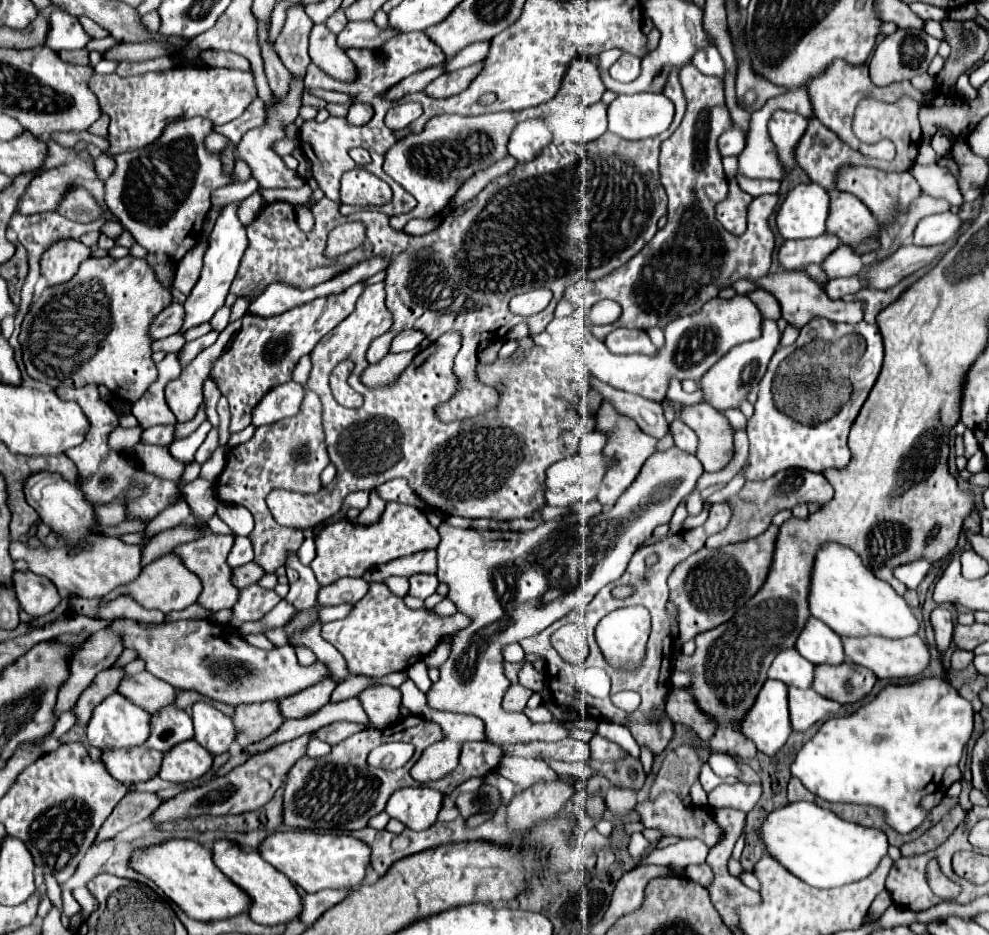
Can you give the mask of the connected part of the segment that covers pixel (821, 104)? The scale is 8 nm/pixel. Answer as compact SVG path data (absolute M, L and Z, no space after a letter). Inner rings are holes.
M832 61L830 67L820 73L818 77L810 79L804 83L804 89L810 93L810 101L814 105L814 111L816 111L816 117L830 129L834 131L844 143L848 143L852 149L868 155L868 157L878 157L878 159L894 159L894 145L892 141L880 141L878 145L866 145L862 143L854 133L852 133L852 115L854 115L854 109L856 105L860 103L860 99L864 97L874 97L878 101L888 101L888 103L894 103L898 101L902 95L910 95L914 97L916 101L920 103L930 103L932 99L932 93L926 93L926 91L918 91L914 89L908 81L902 81L902 83L892 83L892 85L886 85L886 87L876 87L872 81L870 81L870 75L868 75L868 69L866 65L850 65L846 61Z

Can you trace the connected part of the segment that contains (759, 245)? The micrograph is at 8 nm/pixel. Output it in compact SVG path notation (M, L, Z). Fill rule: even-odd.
M686 65L680 71L680 83L686 97L686 113L680 123L680 127L662 143L660 151L660 179L668 195L668 223L664 229L660 229L654 239L638 253L634 255L622 269L614 269L614 273L598 279L598 281L576 281L570 285L564 293L564 299L568 299L572 305L584 305L590 307L600 299L614 299L622 307L622 315L618 321L610 325L596 327L596 337L600 341L606 339L606 335L618 327L630 327L648 331L652 327L664 329L672 319L680 315L690 315L698 311L706 301L718 297L718 293L724 287L730 287L738 279L756 281L764 277L772 265L772 249L774 249L774 235L768 225L768 217L774 211L774 195L762 195L754 199L754 209L748 209L748 229L744 235L736 237L720 225L716 219L716 205L726 199L728 195L728 179L720 161L720 151L716 147L716 141L720 133L730 129L730 113L724 103L724 87L722 79L708 77L700 73L694 65Z

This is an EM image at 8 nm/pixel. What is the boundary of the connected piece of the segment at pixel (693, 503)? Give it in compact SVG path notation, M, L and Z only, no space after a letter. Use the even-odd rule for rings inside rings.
M692 491L690 495L688 495L688 499L686 499L686 507L688 507L688 513L690 515L696 515L696 513L700 513L702 511L702 495L700 495L700 491Z

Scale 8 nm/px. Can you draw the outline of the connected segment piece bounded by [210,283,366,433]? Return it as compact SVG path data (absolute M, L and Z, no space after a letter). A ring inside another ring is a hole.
M356 283L342 293L314 299L310 303L298 305L282 315L260 317L246 313L242 317L242 329L232 341L232 347L218 357L210 371L210 379L218 385L220 393L230 403L232 423L230 433L242 431L250 425L252 409L258 401L276 385L292 379L292 371L302 355L308 355L316 343L330 333L342 319L346 319L362 295L366 283Z

